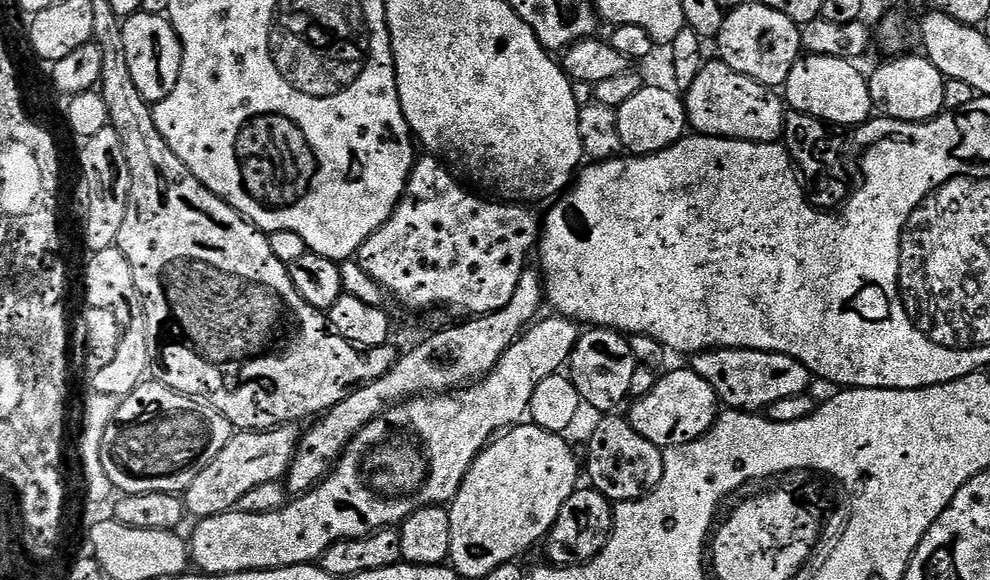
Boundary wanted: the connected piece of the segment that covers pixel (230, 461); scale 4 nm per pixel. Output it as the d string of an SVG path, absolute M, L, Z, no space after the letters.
M281 424L279 428L267 430L240 430L232 435L230 442L222 446L218 458L194 478L186 493L186 512L189 517L203 518L206 516L220 516L224 512L235 509L240 498L254 490L256 486L263 486L267 483L283 481L288 475L288 468L292 464L292 459L296 457L296 446L300 443L302 435L301 429L296 424Z

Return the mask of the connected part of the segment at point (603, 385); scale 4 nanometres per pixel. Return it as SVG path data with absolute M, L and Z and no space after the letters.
M589 327L574 346L566 365L572 384L578 390L581 400L590 402L603 414L612 414L624 399L630 396L630 381L638 367L634 350L630 350L628 336L612 328Z

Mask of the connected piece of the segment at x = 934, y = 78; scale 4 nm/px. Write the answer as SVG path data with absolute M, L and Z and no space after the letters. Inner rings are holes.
M923 54L917 56L897 55L888 58L885 64L877 66L868 76L868 89L872 107L881 117L901 120L911 124L922 124L934 120L945 111L944 82L945 77ZM897 59L897 60L894 60Z

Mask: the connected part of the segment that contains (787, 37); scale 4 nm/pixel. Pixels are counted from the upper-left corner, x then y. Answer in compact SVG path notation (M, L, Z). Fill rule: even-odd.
M758 2L740 4L733 12L729 11L725 15L722 30L714 37L714 44L720 47L719 59L730 66L730 70L738 70L738 74L746 74L746 78L754 78L754 82L776 90L784 85L790 70L802 55L801 25L770 6L762 6Z

